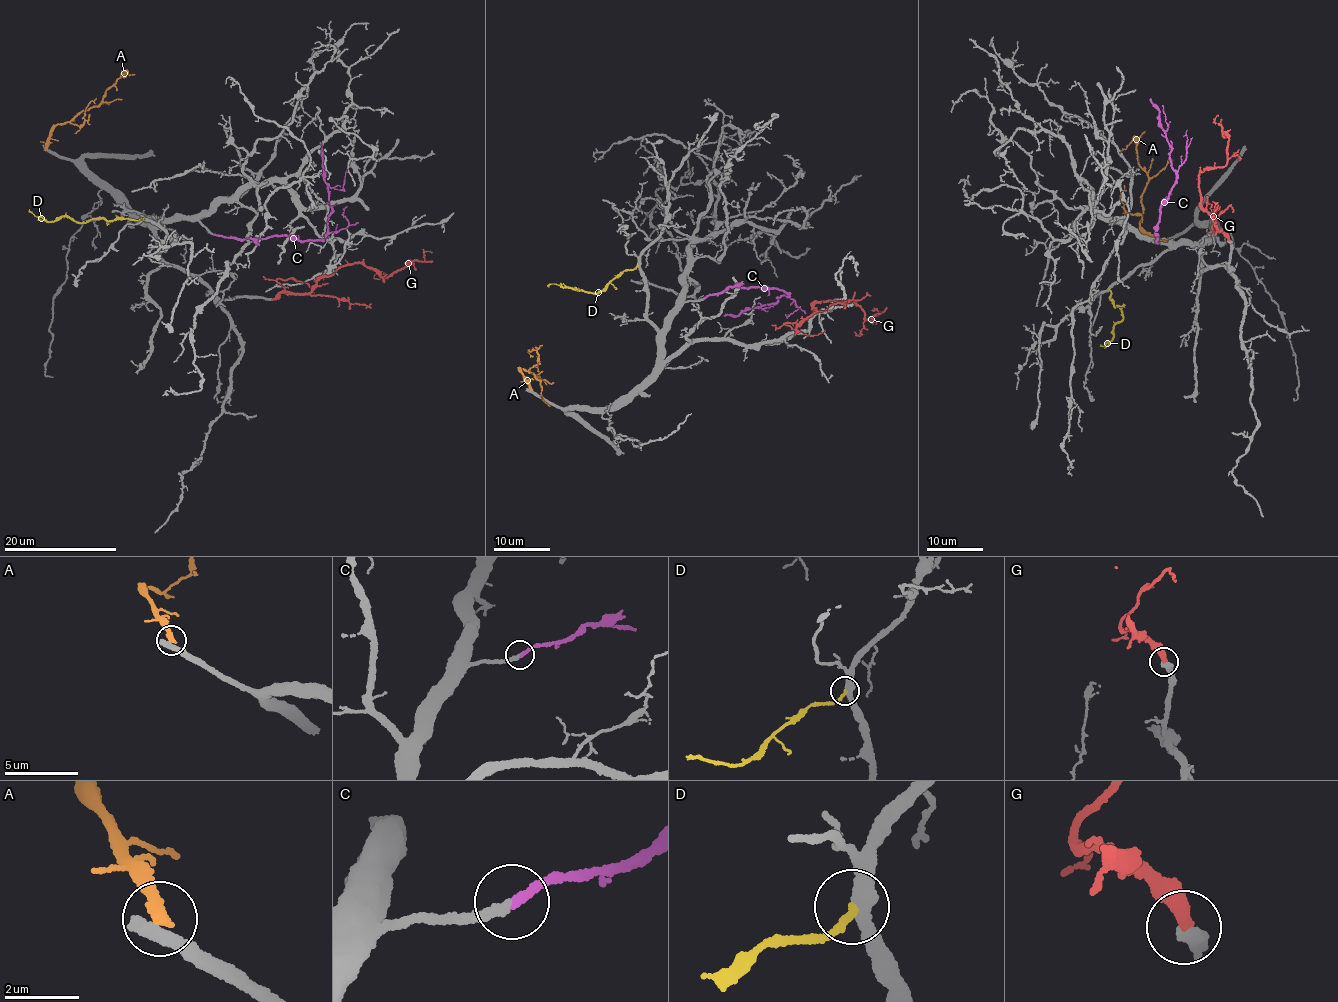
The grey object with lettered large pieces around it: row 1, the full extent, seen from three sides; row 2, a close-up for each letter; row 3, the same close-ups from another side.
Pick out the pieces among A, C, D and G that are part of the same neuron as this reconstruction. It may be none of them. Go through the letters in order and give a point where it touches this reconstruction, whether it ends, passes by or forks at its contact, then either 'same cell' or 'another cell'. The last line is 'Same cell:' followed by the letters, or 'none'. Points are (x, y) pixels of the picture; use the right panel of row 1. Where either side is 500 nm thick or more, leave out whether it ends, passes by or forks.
A: contact (1166, 240); it ends; another cell
C: contact (1157, 243); it ends; same cell
D: contact (1108, 289); it ends; another cell
G: contact (1228, 240); it ends; same cell
Same cell: C, G

